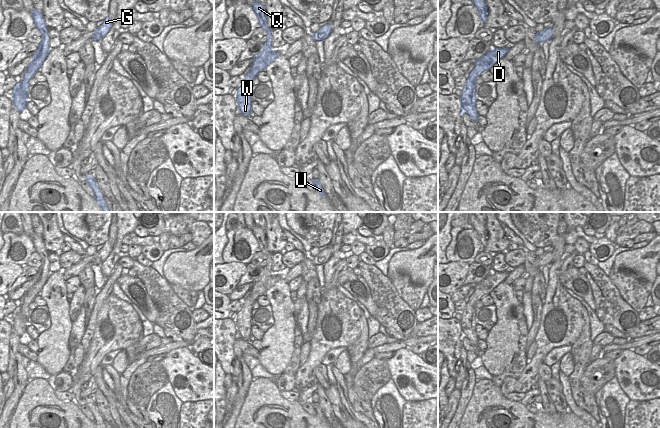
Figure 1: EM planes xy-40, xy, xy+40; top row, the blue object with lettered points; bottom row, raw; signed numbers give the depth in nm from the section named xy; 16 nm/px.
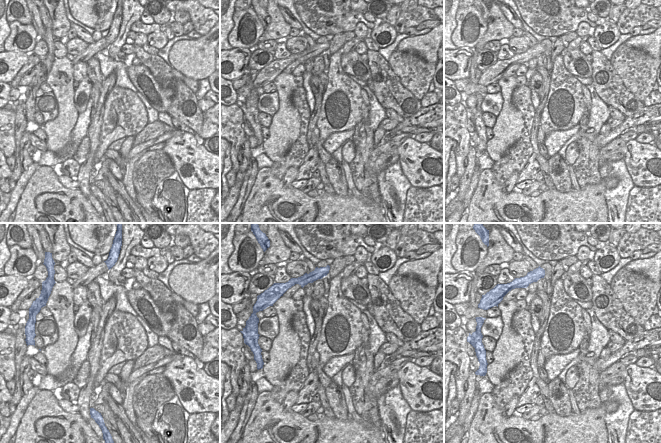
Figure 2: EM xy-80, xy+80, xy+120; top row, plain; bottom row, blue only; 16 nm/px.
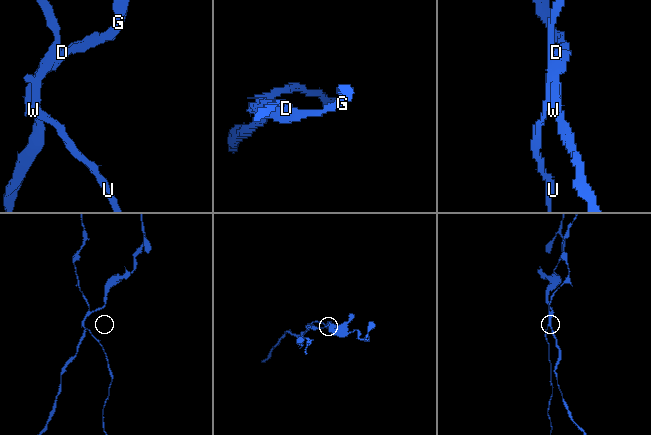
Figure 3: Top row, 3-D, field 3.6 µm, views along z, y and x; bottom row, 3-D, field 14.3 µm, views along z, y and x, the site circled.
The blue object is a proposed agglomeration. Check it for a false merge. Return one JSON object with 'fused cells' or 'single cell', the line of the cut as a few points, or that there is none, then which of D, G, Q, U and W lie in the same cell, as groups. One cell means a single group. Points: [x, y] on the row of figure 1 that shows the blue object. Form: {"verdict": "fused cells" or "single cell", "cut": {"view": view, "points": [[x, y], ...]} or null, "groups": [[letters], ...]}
{"verdict": "fused cells", "cut": {"view": "xy", "points": [[272, 50], [266, 58], [266, 65]]}, "groups": [["D", "G", "W"], ["Q", "U"]]}

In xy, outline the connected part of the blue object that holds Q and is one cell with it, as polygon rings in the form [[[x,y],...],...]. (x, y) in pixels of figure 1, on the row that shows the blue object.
[[[254,1],[252,4],[252,8],[258,18],[259,26],[263,28],[267,33],[267,40],[263,43],[263,47],[261,52],[257,54],[257,56],[253,59],[253,63],[251,64],[251,69],[258,69],[260,73],[264,71],[267,67],[266,58],[273,51],[272,48],[272,29],[267,26],[267,15],[265,5],[260,4],[257,1]]]

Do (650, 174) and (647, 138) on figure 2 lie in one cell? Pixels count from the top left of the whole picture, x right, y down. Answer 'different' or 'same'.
different

